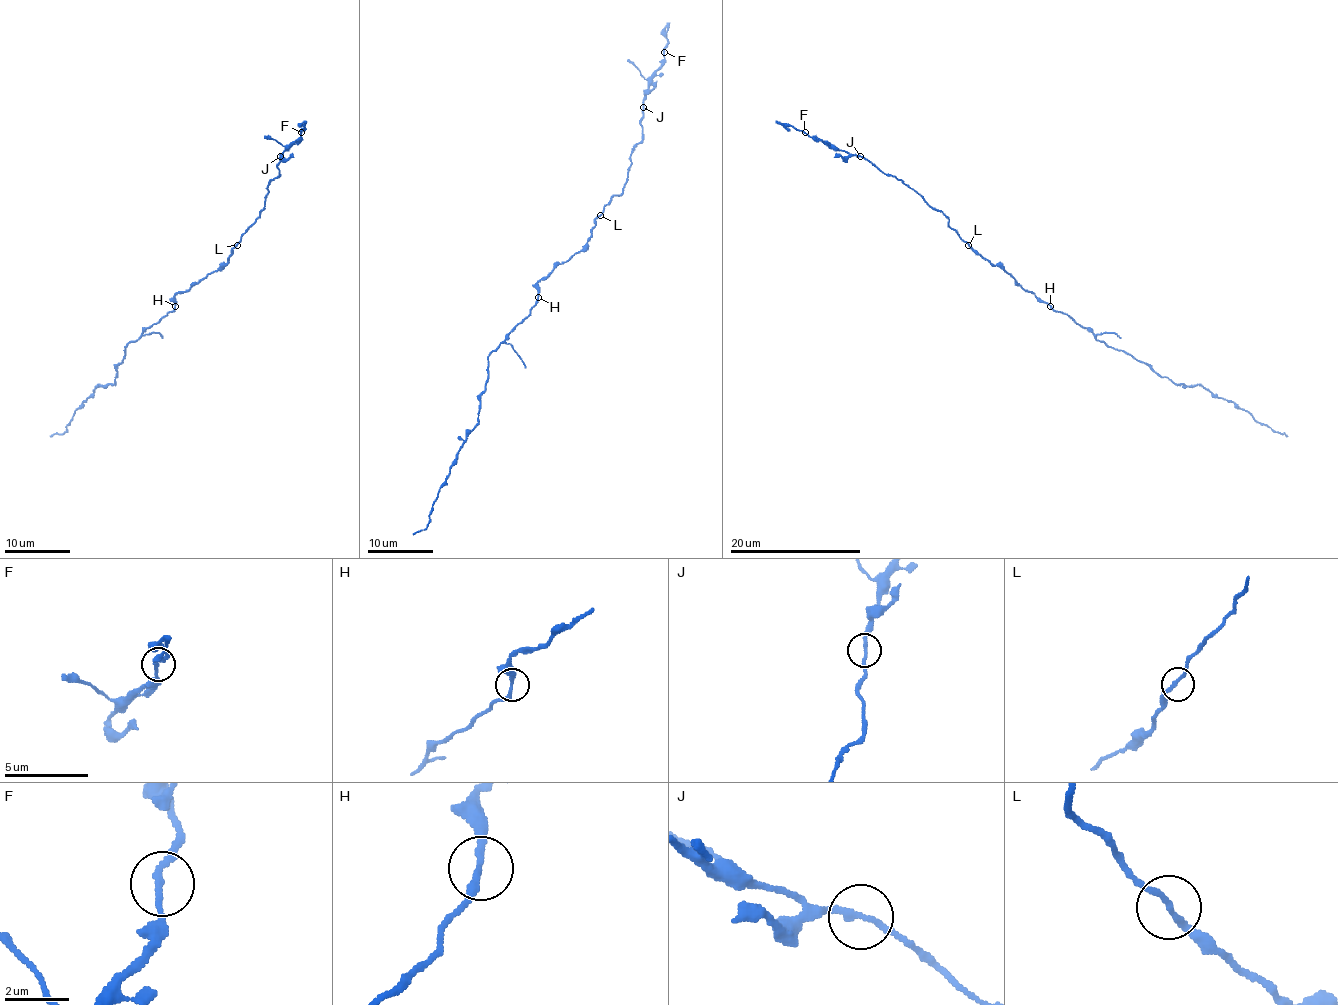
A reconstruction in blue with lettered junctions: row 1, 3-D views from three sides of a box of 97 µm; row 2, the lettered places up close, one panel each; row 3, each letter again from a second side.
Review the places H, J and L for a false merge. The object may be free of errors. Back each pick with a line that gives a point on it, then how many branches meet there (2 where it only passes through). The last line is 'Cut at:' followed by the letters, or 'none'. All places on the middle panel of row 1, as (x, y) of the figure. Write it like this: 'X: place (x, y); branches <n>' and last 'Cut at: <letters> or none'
Cut at: none

